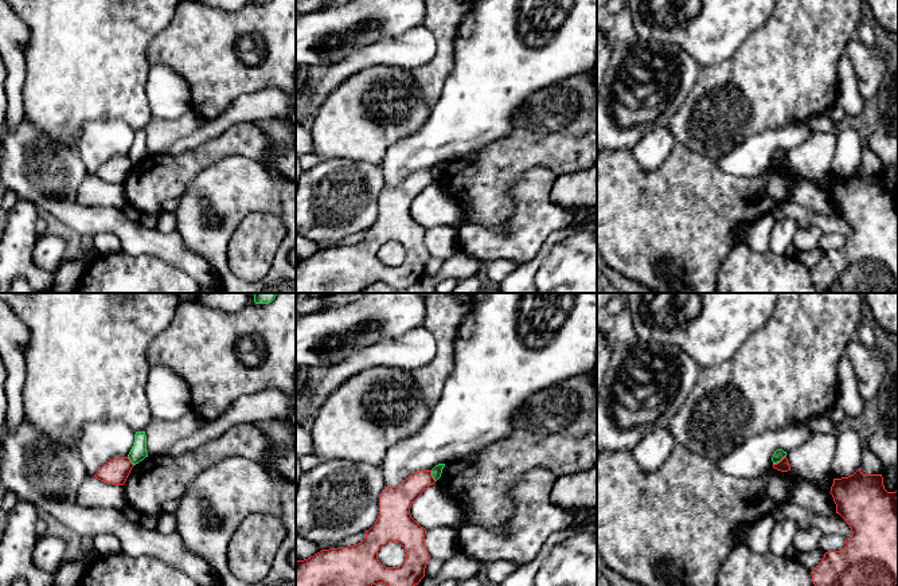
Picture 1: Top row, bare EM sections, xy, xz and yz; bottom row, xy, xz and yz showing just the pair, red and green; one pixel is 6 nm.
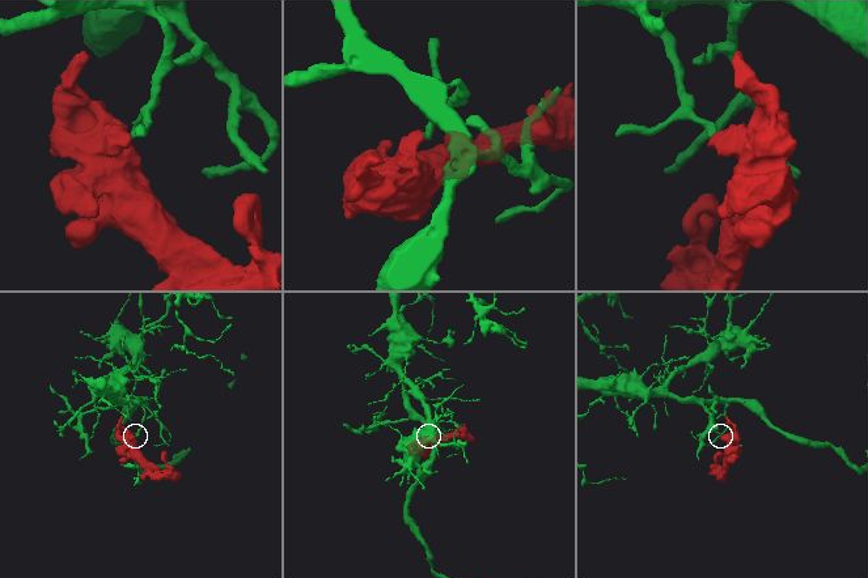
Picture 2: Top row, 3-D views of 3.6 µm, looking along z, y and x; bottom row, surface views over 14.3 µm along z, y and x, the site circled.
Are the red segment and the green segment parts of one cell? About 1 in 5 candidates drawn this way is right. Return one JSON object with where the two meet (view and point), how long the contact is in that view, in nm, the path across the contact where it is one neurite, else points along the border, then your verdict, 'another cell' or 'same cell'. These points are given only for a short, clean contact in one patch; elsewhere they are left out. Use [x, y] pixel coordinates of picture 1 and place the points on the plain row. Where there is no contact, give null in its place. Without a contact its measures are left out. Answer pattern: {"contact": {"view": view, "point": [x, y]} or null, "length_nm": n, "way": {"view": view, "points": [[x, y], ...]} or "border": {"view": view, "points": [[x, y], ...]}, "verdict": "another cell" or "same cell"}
{"contact": {"view": "yz", "point": [780, 160]}, "length_nm": 100, "border": {"view": "yz", "points": [[785, 153], [773, 163]]}, "verdict": "another cell"}

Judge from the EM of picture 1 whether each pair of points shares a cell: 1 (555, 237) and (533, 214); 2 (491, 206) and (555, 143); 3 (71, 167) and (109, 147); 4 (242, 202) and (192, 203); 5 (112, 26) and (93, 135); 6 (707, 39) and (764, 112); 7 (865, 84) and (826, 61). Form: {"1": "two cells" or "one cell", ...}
{"1": "two cells", "2": "one cell", "3": "two cells", "4": "one cell", "5": "two cells", "6": "two cells", "7": "two cells"}

